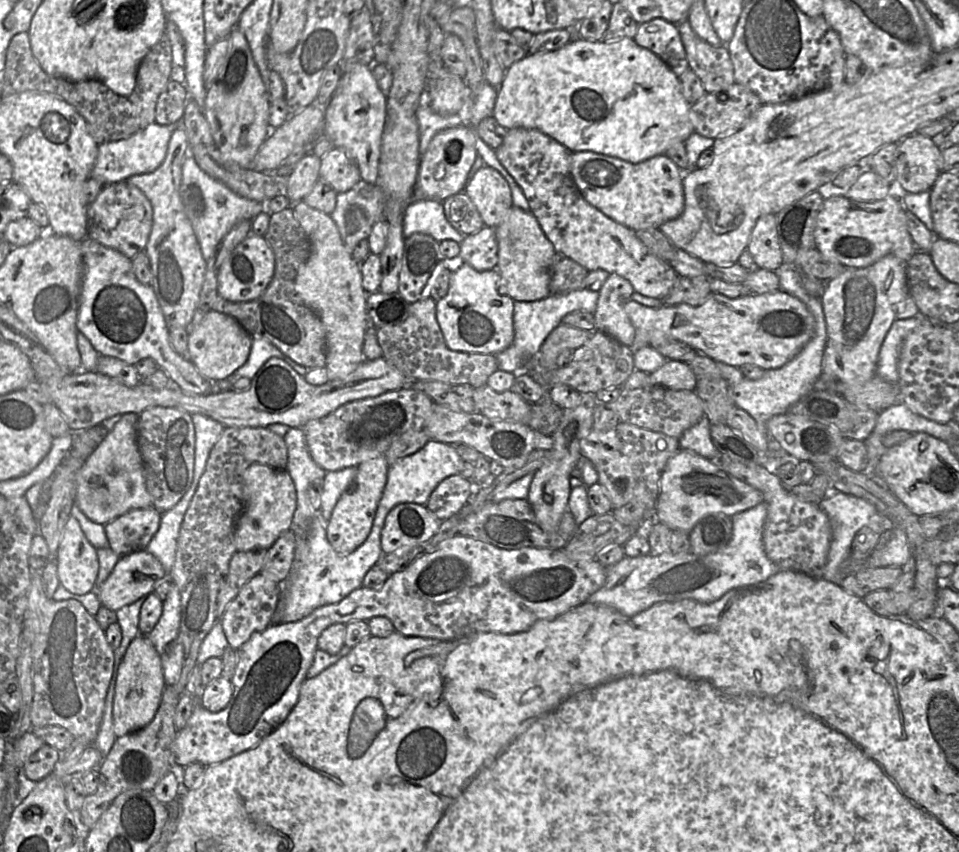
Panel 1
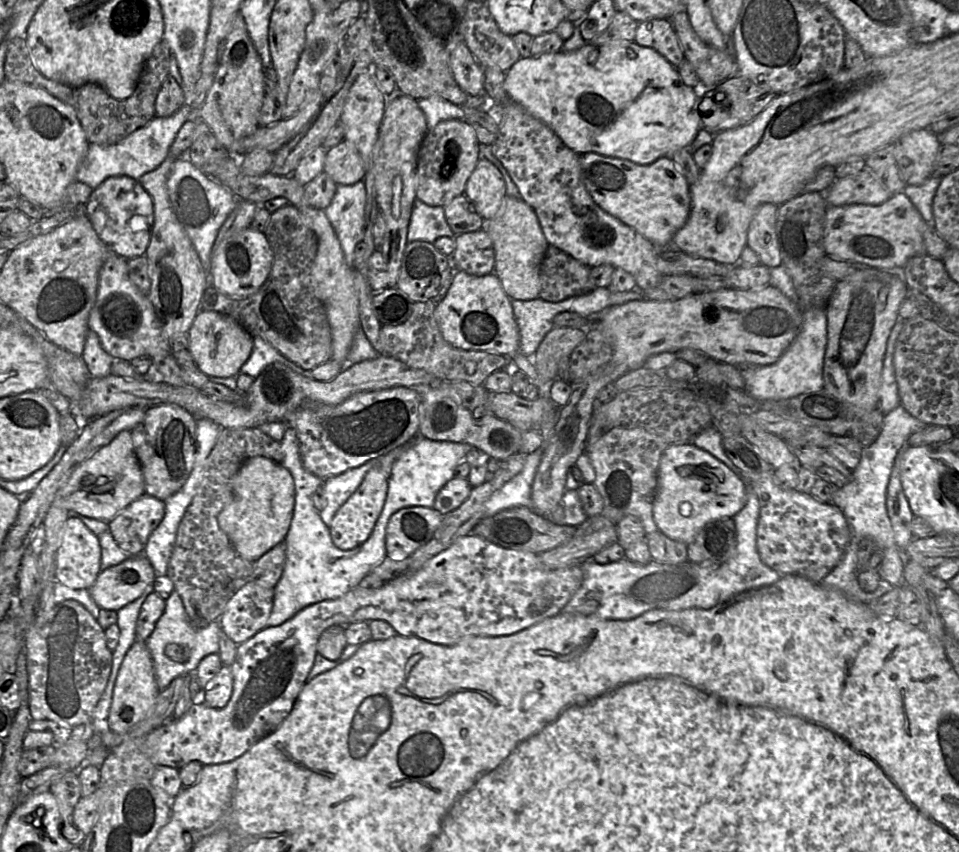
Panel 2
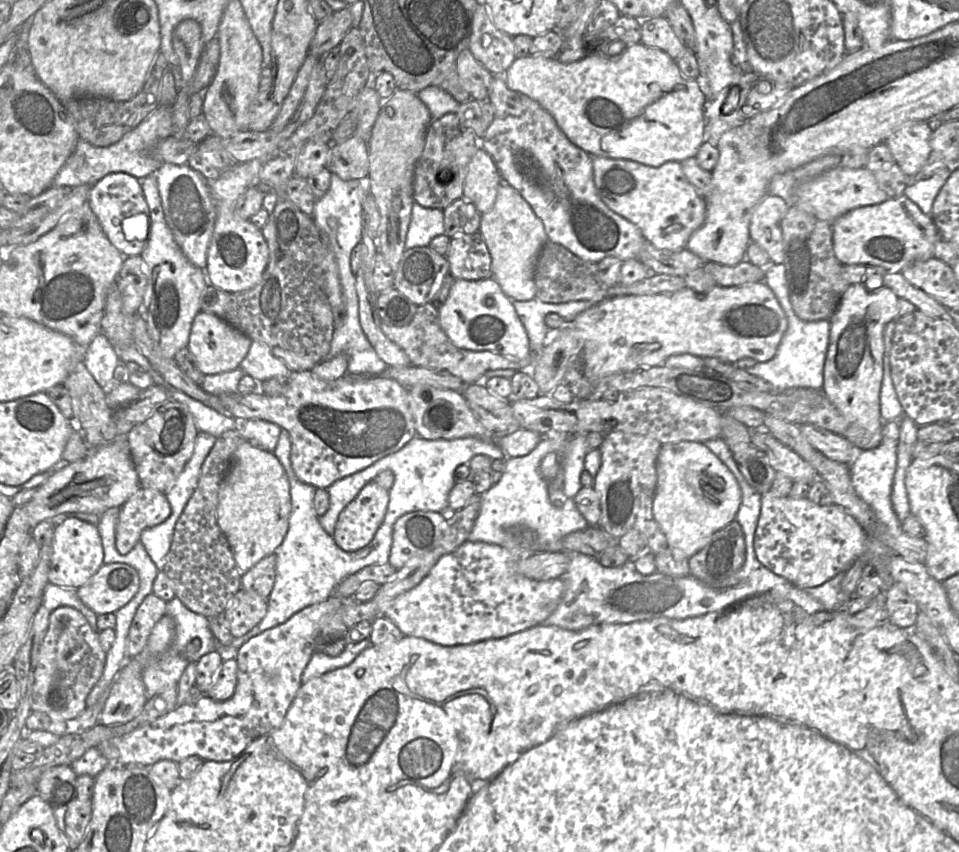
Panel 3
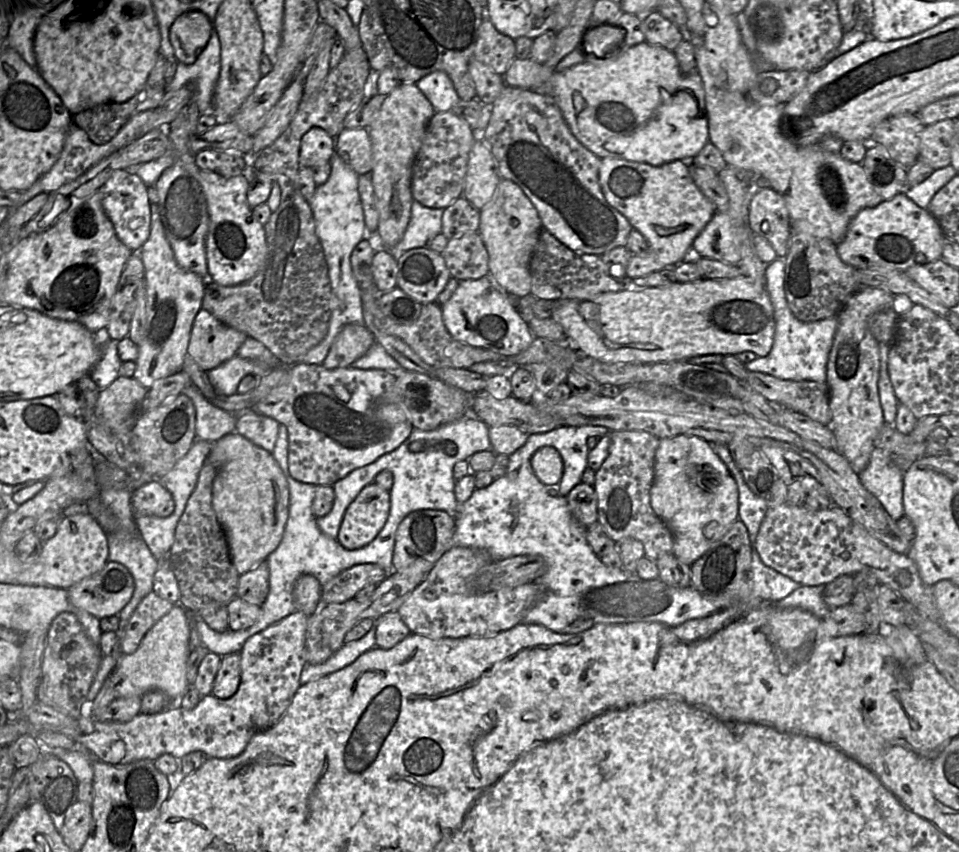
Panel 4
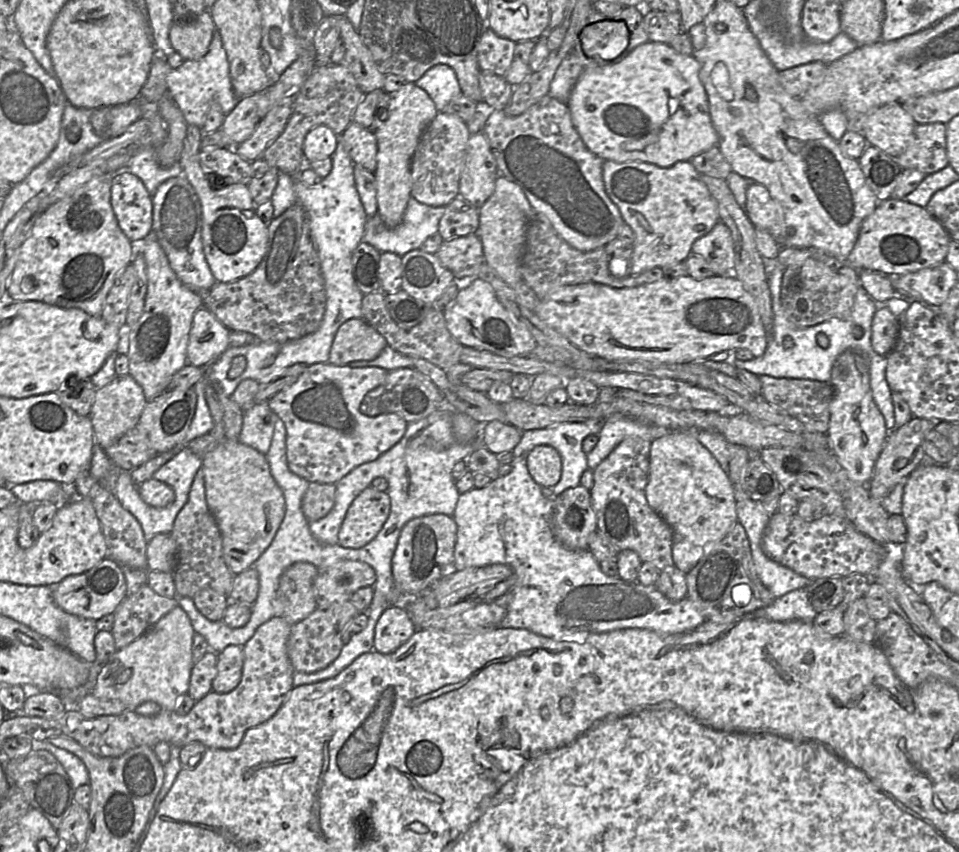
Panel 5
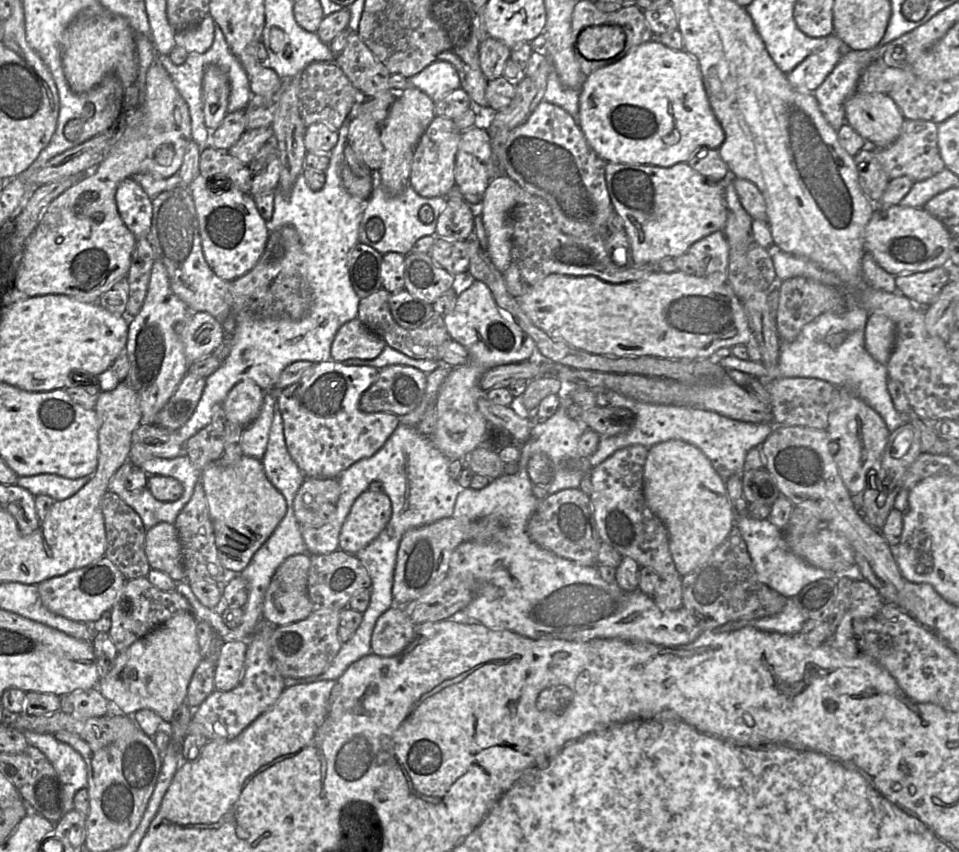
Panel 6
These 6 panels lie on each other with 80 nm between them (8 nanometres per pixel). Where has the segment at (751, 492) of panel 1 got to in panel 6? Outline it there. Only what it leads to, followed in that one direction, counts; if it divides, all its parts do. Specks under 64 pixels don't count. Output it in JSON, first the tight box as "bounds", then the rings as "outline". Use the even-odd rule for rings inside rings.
{"bounds":[643,439,735,577],"outline":[[[672,439],[649,448],[643,494],[668,531],[670,552],[682,577],[705,563],[735,525],[725,480],[699,448],[685,441]]]}

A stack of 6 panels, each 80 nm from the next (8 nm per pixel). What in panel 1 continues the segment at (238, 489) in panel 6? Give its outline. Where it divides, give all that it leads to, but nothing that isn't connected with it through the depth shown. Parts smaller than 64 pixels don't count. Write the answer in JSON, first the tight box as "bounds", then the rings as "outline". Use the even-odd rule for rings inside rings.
{"bounds":[234,463,297,551],"outline":[[[261,463],[251,464],[243,475],[243,503],[234,534],[237,551],[268,550],[281,534],[292,528],[297,500],[290,474]]]}

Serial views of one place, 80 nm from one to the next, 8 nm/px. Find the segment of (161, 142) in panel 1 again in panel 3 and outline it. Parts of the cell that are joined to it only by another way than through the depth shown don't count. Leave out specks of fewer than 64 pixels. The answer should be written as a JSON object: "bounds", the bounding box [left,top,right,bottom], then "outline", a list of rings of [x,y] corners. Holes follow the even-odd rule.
{"bounds":[51,105,172,187],"outline":[[[159,105],[114,144],[97,147],[79,138],[75,150],[55,176],[51,187],[92,186],[107,174],[115,172],[124,172],[137,179],[143,179],[163,164],[155,155],[155,146],[161,139],[169,136],[172,136],[171,107]]]}

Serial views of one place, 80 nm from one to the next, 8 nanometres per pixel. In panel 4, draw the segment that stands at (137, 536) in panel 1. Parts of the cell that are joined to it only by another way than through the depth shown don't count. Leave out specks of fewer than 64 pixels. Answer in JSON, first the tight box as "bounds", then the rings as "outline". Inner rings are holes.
{"bounds":[130,480,174,517],"outline":[[[152,480],[132,491],[130,503],[134,517],[168,517],[174,510],[171,493],[158,481]]]}

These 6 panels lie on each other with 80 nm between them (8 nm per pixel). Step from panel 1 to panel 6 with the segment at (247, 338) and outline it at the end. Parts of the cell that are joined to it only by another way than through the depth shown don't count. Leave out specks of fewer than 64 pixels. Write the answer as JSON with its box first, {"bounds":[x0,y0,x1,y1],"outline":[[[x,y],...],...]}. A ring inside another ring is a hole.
{"bounds":[175,312,226,363],"outline":[[[191,312],[186,320],[175,325],[175,331],[180,336],[184,353],[189,363],[212,354],[221,345],[226,336],[222,323],[207,312]]]}

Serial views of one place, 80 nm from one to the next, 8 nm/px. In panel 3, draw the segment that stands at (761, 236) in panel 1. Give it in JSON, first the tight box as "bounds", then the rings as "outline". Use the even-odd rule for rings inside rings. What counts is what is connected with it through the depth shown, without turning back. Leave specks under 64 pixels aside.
{"bounds":[749,193,790,264],"outline":[[[768,193],[757,204],[752,214],[749,227],[750,240],[767,252],[772,264],[784,262],[784,244],[780,224],[790,204],[783,198]]]}

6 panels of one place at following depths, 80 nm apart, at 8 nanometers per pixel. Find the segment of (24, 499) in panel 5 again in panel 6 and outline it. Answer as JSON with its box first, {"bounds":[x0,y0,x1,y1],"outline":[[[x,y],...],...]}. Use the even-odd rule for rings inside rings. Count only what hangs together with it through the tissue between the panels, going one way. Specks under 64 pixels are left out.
{"bounds":[16,474,89,501],"outline":[[[39,474],[19,477],[16,485],[28,490],[34,497],[47,495],[55,501],[62,501],[75,495],[89,478],[68,479],[56,474]]]}

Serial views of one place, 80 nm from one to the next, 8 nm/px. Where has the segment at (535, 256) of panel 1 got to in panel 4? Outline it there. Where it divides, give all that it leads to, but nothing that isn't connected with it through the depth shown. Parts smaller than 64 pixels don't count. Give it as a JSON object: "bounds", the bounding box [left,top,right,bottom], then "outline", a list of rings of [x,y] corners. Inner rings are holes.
{"bounds":[478,178,542,298],"outline":[[[502,178],[491,202],[480,210],[478,233],[488,252],[490,274],[514,298],[531,294],[529,264],[542,229],[538,212],[523,190]]]}

